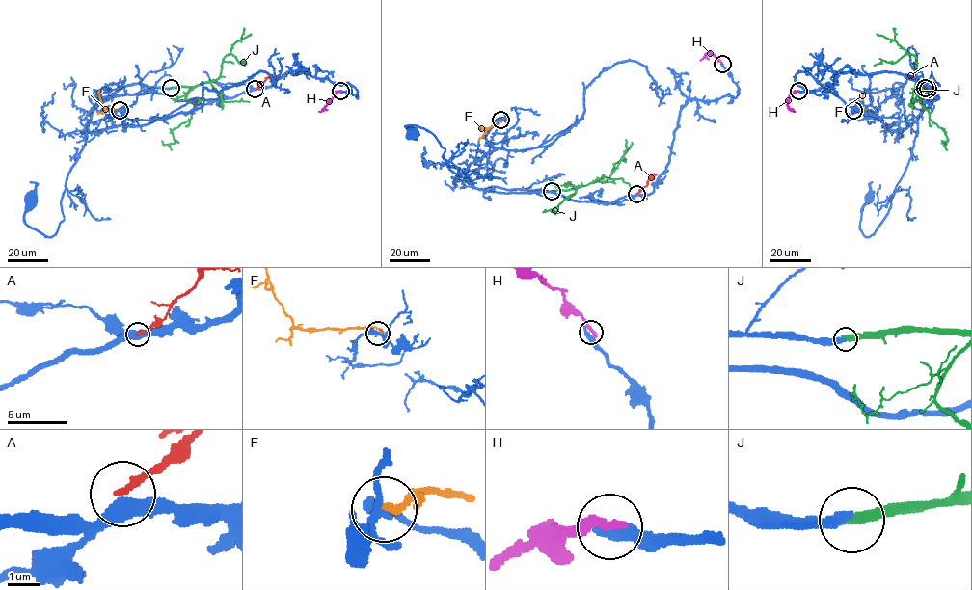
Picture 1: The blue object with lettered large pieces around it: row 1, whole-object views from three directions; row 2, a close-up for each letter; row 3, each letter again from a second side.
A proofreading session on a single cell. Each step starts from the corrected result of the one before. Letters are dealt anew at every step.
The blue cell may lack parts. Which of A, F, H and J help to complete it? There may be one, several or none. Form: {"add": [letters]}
{"add": ["J"]}

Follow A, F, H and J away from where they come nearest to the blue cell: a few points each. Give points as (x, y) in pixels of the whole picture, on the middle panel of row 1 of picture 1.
A: (636, 194), (657, 174)
F: (500, 120), (480, 130)
H: (721, 64), (709, 53), (700, 60)
J: (552, 191), (606, 181), (632, 142)

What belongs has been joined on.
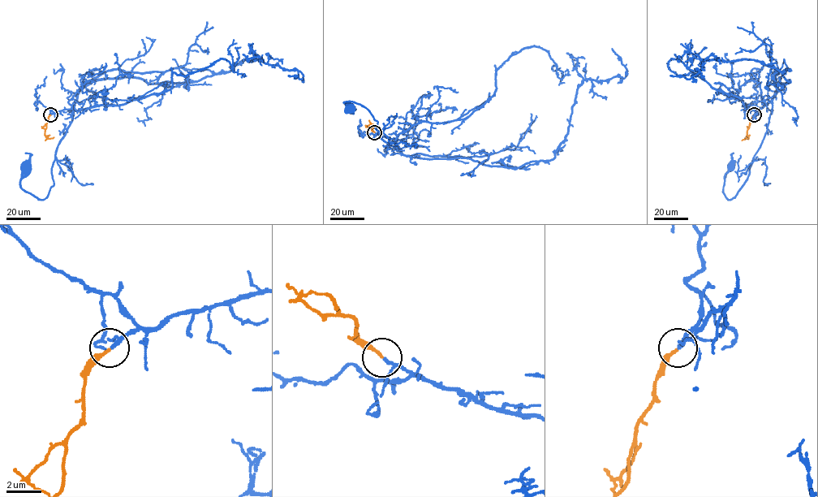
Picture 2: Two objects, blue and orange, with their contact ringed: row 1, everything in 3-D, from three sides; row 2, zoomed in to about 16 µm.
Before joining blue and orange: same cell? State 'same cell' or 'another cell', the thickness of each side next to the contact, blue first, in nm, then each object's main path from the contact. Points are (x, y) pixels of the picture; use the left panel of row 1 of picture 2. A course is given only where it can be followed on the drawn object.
same cell | 140/160 nm | blue via (50, 114), (71, 109), (75, 101), (51, 167), (53, 184), (45, 199), (21, 187), (21, 175), (28, 166) | orange via (50, 114), (45, 135), (48, 138), (53, 137)

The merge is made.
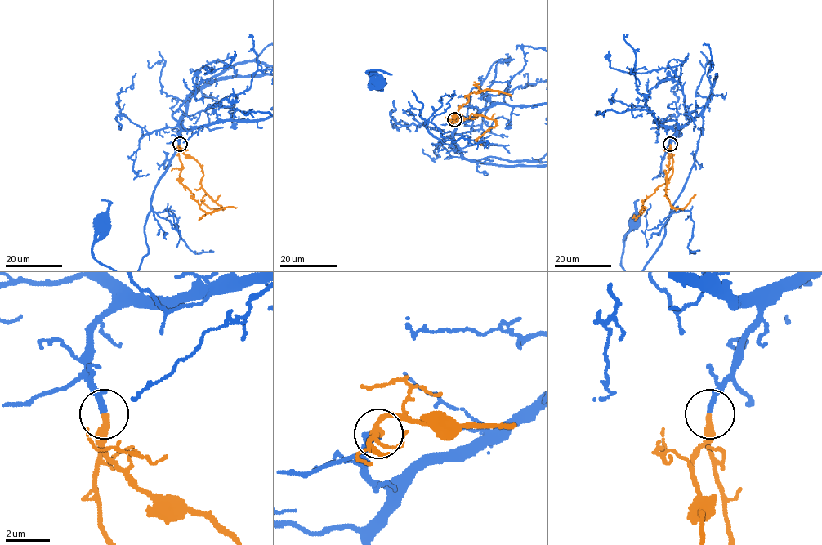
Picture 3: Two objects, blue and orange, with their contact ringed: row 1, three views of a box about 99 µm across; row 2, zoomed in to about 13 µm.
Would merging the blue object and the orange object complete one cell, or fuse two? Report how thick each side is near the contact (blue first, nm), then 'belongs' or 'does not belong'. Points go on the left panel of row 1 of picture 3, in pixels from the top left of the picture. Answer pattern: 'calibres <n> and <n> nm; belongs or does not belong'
calibres 220 and 360 nm; belongs

